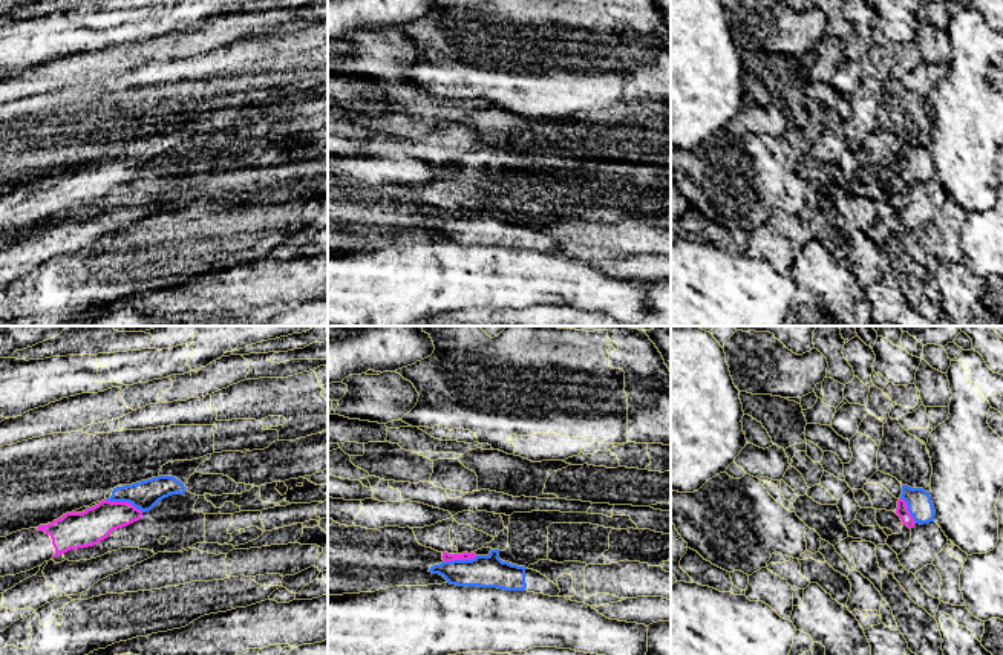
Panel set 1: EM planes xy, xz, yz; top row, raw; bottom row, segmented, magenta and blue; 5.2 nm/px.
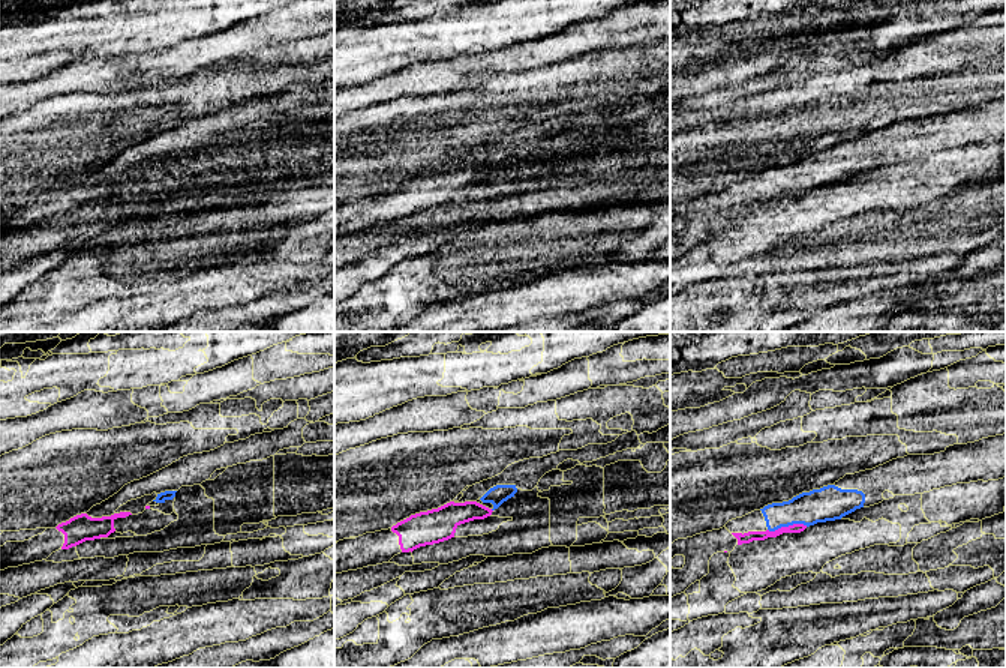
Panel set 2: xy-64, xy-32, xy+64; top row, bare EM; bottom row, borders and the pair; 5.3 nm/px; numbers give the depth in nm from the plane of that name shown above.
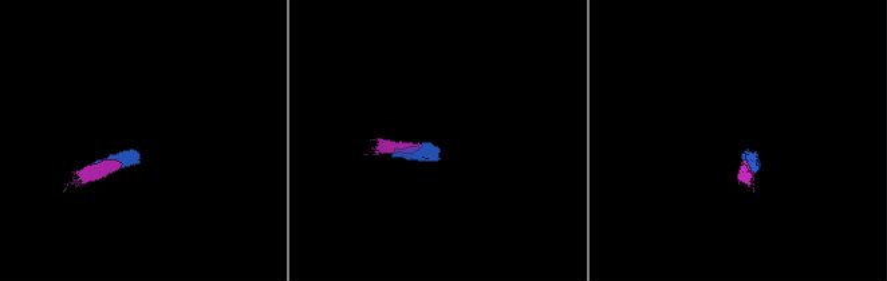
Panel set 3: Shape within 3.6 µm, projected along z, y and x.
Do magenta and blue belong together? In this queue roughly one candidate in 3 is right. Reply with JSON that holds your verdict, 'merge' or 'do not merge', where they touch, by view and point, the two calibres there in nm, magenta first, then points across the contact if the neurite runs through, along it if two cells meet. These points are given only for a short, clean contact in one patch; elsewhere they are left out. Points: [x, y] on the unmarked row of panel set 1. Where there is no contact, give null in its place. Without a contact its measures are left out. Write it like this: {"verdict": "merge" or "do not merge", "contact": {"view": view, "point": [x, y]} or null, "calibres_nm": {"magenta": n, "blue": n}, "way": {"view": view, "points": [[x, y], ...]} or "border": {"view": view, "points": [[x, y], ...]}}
{"verdict": "merge", "contact": {"view": "xy", "point": [124, 159]}, "calibres_nm": {"magenta": 180, "blue": 150}, "way": {"view": "xy", "points": [[95, 181], [124, 159], [144, 152]]}}

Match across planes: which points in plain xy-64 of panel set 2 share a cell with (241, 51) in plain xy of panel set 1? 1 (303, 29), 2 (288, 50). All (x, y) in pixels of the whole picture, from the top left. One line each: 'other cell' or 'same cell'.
1: same cell
2: other cell

